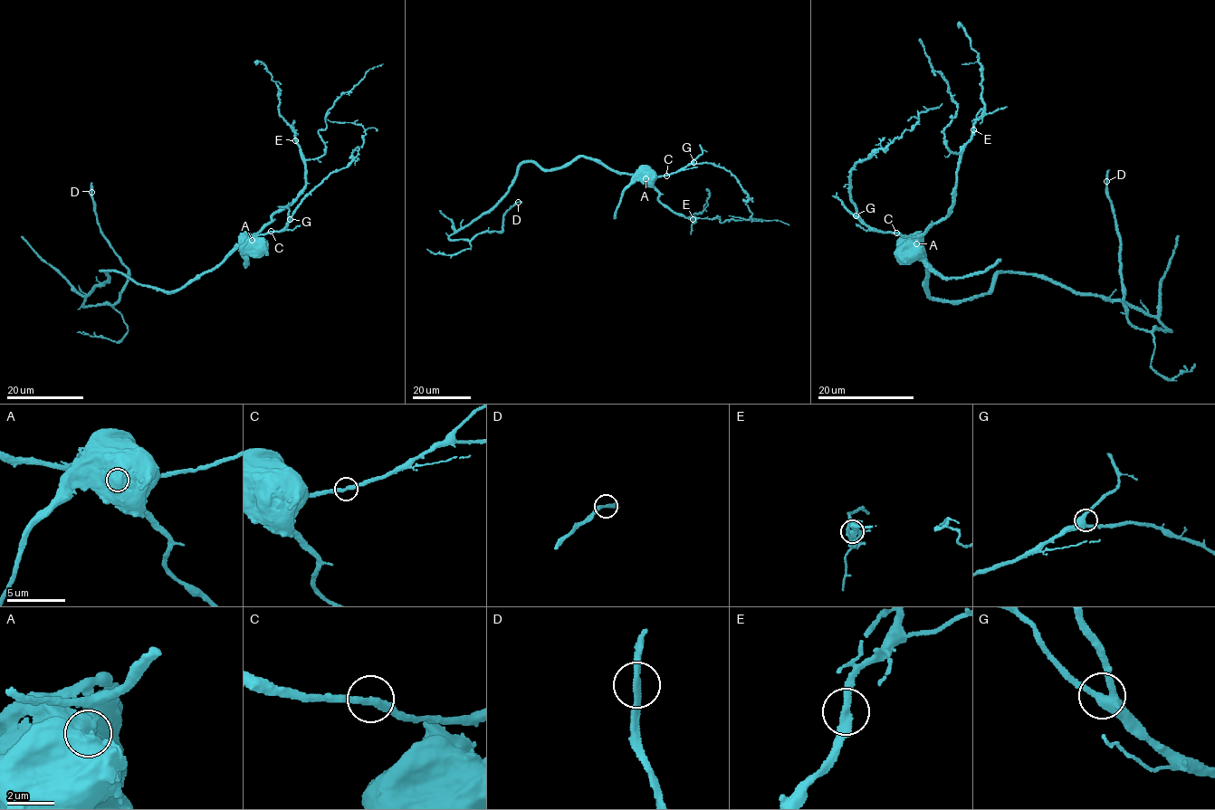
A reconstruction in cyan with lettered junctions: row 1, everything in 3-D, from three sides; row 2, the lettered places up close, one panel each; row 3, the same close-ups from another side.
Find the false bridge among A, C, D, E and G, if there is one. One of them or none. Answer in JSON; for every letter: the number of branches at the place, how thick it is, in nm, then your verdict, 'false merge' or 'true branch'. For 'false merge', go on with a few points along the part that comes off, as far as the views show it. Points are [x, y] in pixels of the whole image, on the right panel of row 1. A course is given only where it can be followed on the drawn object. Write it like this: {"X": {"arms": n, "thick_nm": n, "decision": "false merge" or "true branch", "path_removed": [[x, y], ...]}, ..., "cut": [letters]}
{"A": {"arms": 2, "thick_nm": 650, "decision": "false merge", "path_removed": [[916, 242], [931, 297], [992, 290], [1007, 271], [1124, 300], [1171, 329], [1128, 320], [1109, 170]]}, "C": {"arms": 2, "thick_nm": 300, "decision": "true branch"}, "D": {"arms": 2, "thick_nm": 280, "decision": "true branch"}, "E": {"arms": 2, "thick_nm": 340, "decision": "true branch"}, "G": {"arms": 3, "thick_nm": 400, "decision": "true branch"}, "cut": ["A"]}

